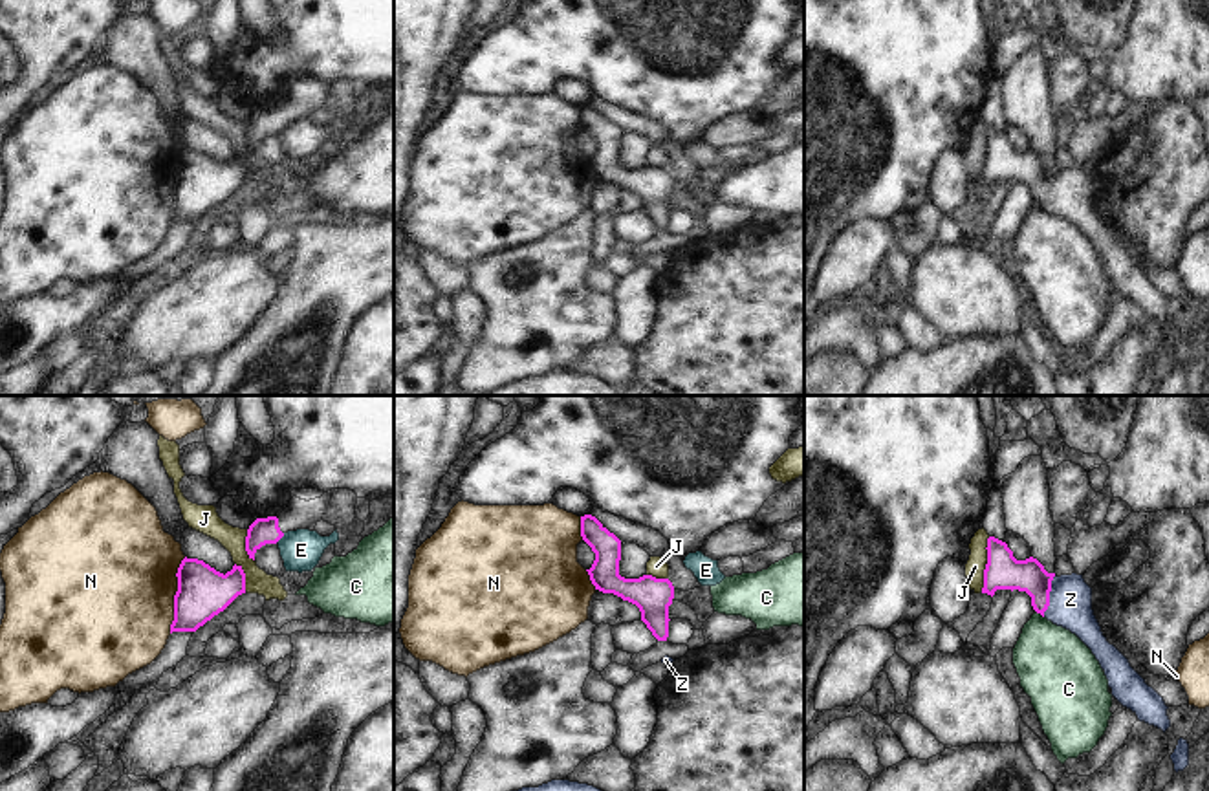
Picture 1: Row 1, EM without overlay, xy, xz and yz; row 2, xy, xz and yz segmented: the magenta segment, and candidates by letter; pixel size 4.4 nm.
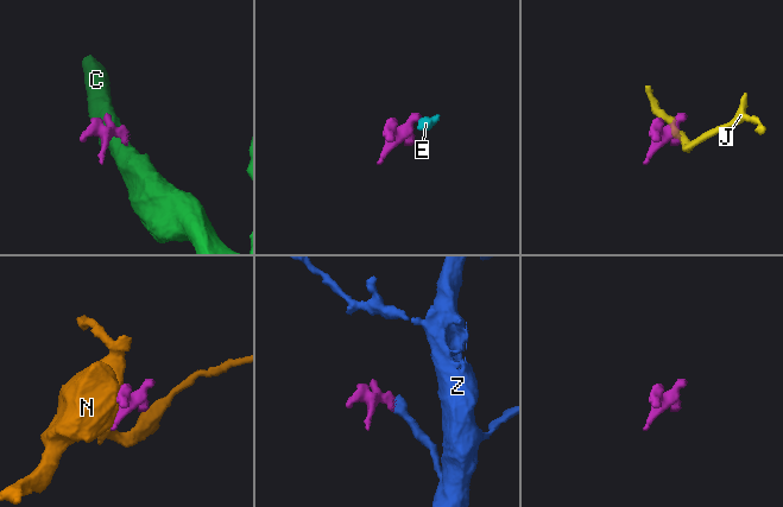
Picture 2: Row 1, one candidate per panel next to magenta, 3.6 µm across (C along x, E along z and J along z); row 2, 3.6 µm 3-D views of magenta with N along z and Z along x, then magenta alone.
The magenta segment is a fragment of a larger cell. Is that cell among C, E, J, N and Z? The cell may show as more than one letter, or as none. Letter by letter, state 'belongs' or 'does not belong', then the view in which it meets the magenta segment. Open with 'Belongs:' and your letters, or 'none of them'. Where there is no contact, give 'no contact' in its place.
Belongs: Z
C: does not belong; contact in yz
E: does not belong; contact in xy
J: does not belong; contact in yz
N: does not belong; contact in xy
Z: belongs; contact in yz

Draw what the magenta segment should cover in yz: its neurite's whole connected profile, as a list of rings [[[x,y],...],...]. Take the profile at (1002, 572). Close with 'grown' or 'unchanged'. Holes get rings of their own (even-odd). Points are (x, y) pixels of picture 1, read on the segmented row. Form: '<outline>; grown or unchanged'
[[[987,538],[987,564],[984,569],[982,593],[995,595],[997,590],[1018,590],[1031,597],[1037,613],[1057,626],[1075,634],[1095,656],[1112,696],[1130,709],[1139,721],[1154,725],[1163,732],[1171,727],[1163,698],[1145,683],[1130,666],[1128,659],[1106,641],[1092,610],[1092,588],[1083,575],[1048,573],[1044,566],[1029,557],[1017,560],[1006,542]]]; grown

